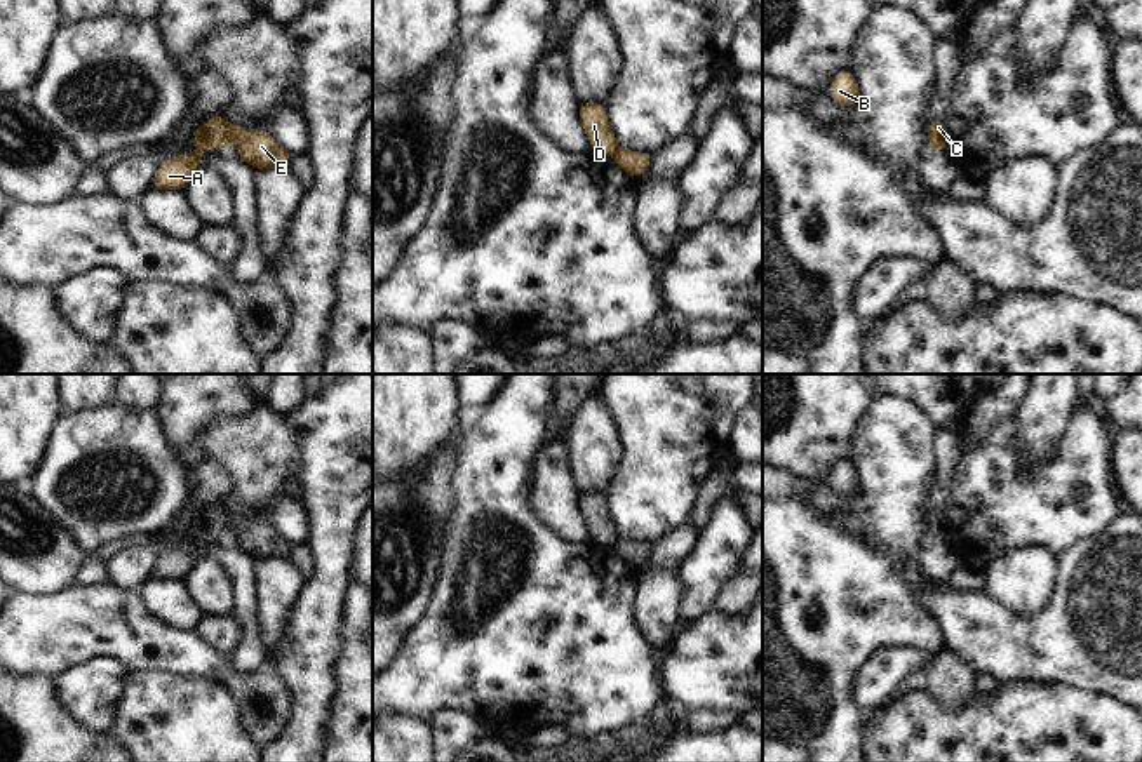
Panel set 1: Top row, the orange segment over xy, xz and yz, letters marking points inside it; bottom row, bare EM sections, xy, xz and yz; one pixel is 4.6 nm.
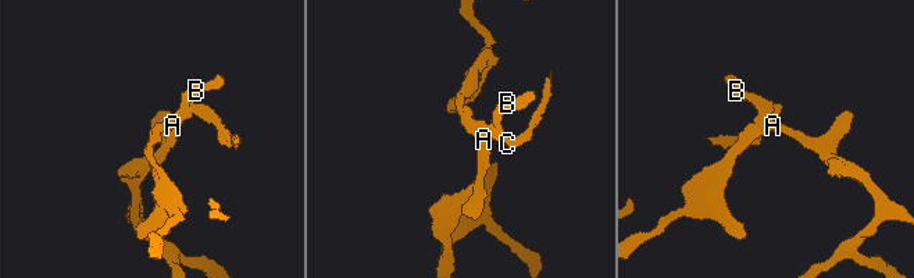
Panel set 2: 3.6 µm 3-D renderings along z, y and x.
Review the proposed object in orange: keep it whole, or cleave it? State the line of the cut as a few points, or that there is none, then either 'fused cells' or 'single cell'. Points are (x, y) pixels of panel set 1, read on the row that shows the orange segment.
xy (228, 124), (228, 134), (223, 143) | fused cells

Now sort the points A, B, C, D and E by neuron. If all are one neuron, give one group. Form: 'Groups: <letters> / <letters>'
Groups: A B D / C E

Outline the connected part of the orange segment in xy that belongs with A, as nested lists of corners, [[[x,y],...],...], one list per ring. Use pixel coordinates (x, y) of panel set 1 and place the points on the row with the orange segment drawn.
[[[218,113],[207,118],[197,130],[191,132],[191,139],[198,144],[198,150],[179,153],[174,158],[160,162],[160,169],[155,172],[150,188],[183,191],[190,179],[197,174],[202,153],[225,146],[226,137],[228,124],[225,122],[223,115]]]

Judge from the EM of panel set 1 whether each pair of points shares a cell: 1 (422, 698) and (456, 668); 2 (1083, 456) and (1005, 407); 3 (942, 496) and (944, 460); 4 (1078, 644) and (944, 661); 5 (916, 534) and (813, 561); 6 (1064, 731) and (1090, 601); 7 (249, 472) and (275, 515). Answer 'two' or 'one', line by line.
1: one
2: two
3: one
4: two
5: one
6: two
7: two

